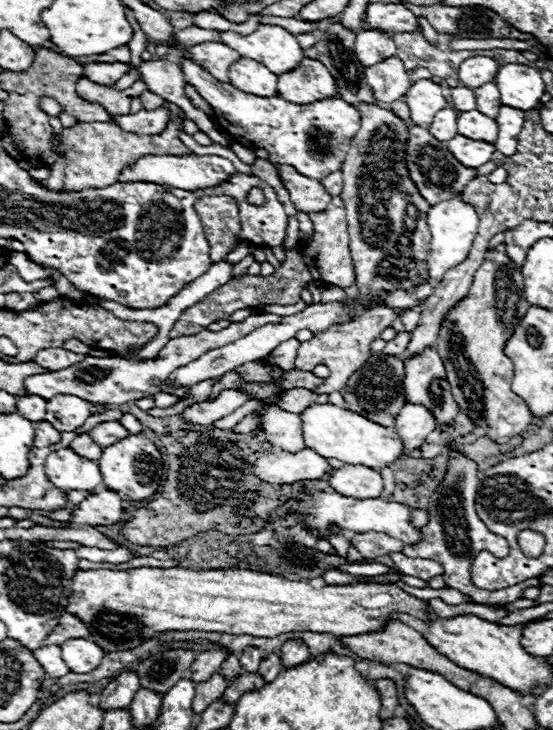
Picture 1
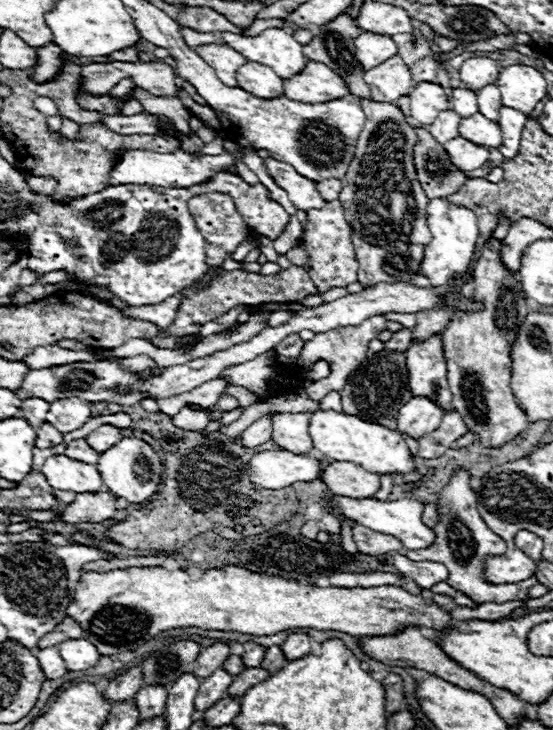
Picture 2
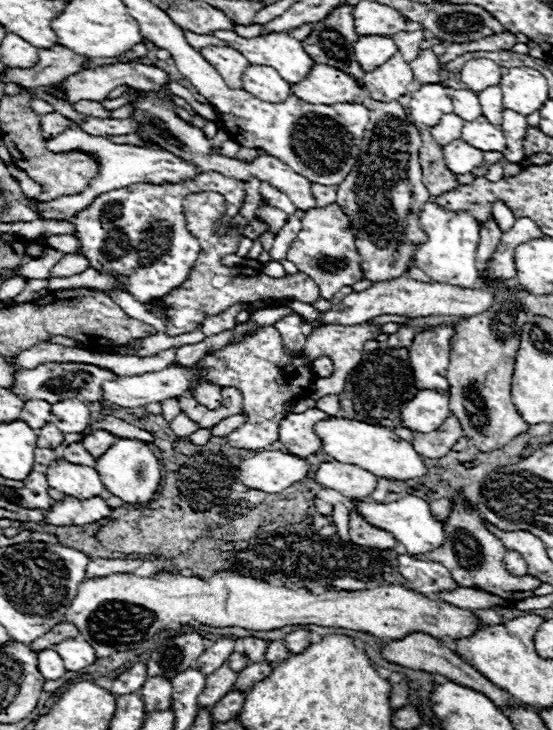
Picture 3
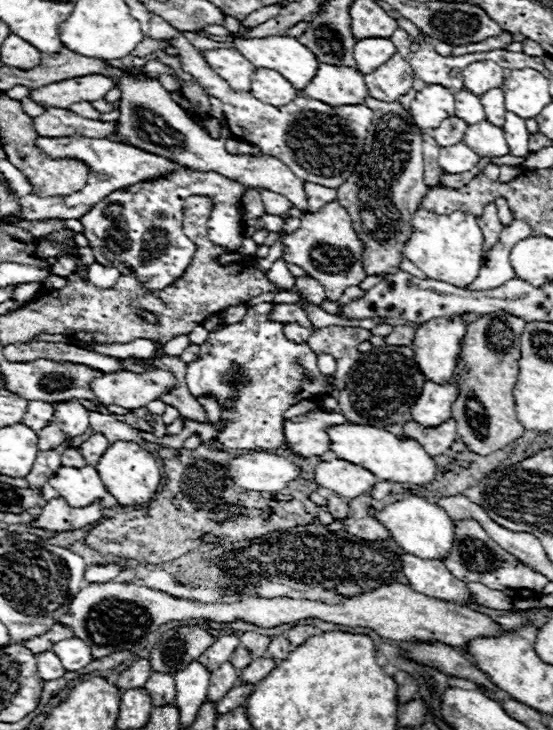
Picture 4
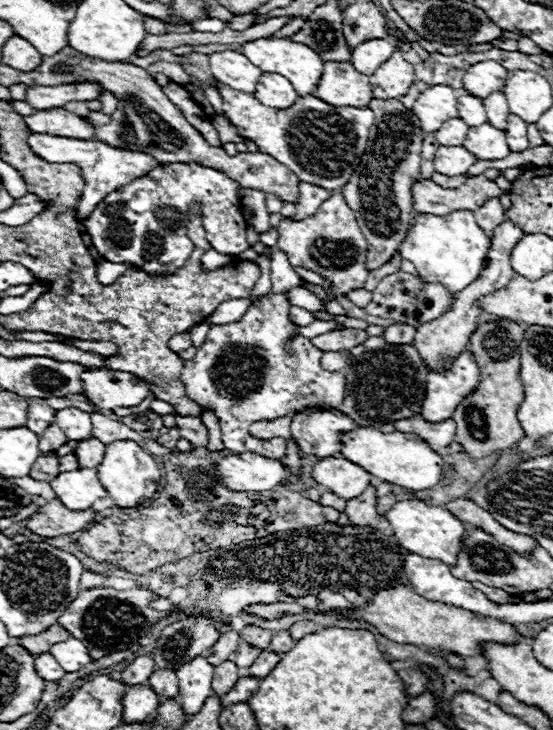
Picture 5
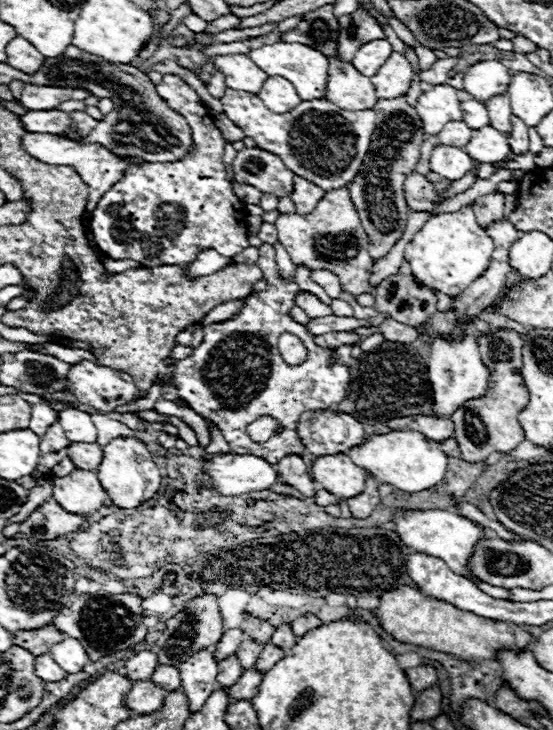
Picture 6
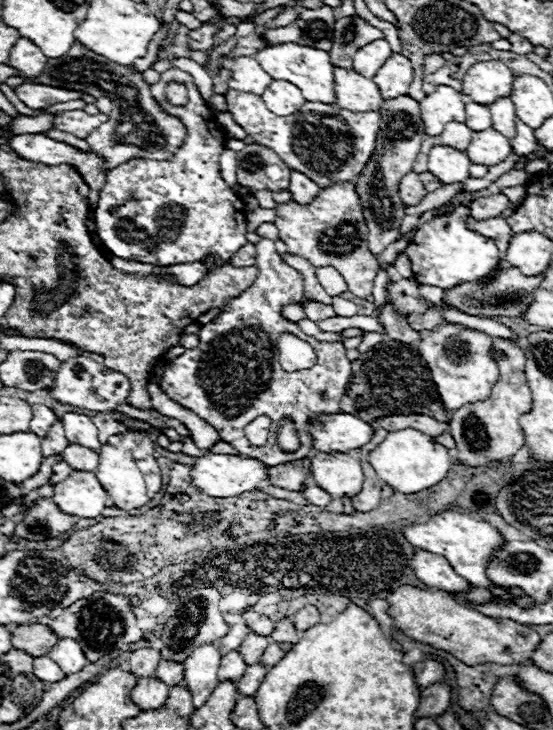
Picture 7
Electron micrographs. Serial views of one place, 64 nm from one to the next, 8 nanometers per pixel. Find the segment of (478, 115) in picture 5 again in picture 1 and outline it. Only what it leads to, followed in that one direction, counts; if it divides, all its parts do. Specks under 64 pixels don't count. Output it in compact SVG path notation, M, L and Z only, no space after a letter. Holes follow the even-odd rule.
M456 86L456 88L450 88L450 96L452 96L452 106L454 106L454 110L458 110L458 112L476 110L474 90L470 90L470 88L466 88L466 86Z

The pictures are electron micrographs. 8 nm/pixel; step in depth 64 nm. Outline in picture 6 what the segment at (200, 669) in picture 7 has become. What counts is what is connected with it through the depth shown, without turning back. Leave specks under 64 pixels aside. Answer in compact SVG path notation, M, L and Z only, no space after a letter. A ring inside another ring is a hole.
M198 650L184 664L180 664L182 690L188 696L188 704L192 712L198 712L208 696L220 686L216 682L218 662L212 650Z

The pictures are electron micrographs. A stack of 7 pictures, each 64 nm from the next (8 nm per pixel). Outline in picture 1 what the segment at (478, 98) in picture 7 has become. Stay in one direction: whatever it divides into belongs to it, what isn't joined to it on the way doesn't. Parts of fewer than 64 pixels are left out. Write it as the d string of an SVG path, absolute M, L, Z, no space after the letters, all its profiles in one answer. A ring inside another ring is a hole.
M472 56L464 60L458 68L458 80L464 86L482 86L484 82L494 82L498 74L498 62L488 56Z

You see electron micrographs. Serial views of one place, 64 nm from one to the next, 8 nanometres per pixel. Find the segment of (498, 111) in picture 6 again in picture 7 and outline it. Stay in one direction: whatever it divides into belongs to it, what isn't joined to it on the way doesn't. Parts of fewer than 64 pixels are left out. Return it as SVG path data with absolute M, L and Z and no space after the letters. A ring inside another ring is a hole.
M500 98L494 104L488 106L490 114L492 114L492 122L494 128L500 130L500 134L504 134L506 138L514 138L516 136L516 110L510 98Z

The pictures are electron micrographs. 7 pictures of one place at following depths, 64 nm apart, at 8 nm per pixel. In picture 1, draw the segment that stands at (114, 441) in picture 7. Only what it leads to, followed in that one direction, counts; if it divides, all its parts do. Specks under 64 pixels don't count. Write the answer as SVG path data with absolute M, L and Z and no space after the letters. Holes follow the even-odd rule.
M134 434L104 448L104 452L98 460L98 466L100 466L102 482L108 486L108 490L114 490L120 496L134 500L134 502L146 500L152 494L156 494L156 490L164 478L164 464L162 464L162 456L160 456L158 448L148 438L134 436Z

